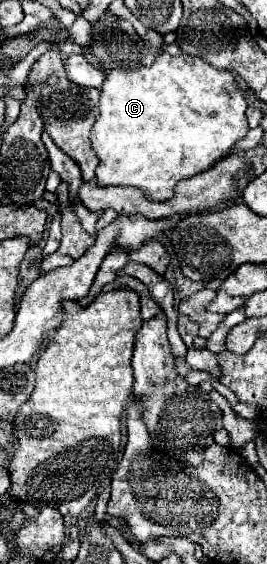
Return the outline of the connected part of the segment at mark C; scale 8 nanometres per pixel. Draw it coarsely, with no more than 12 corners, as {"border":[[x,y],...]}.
{"border":[[109,70],[97,186],[167,200],[247,134],[227,70]]}

